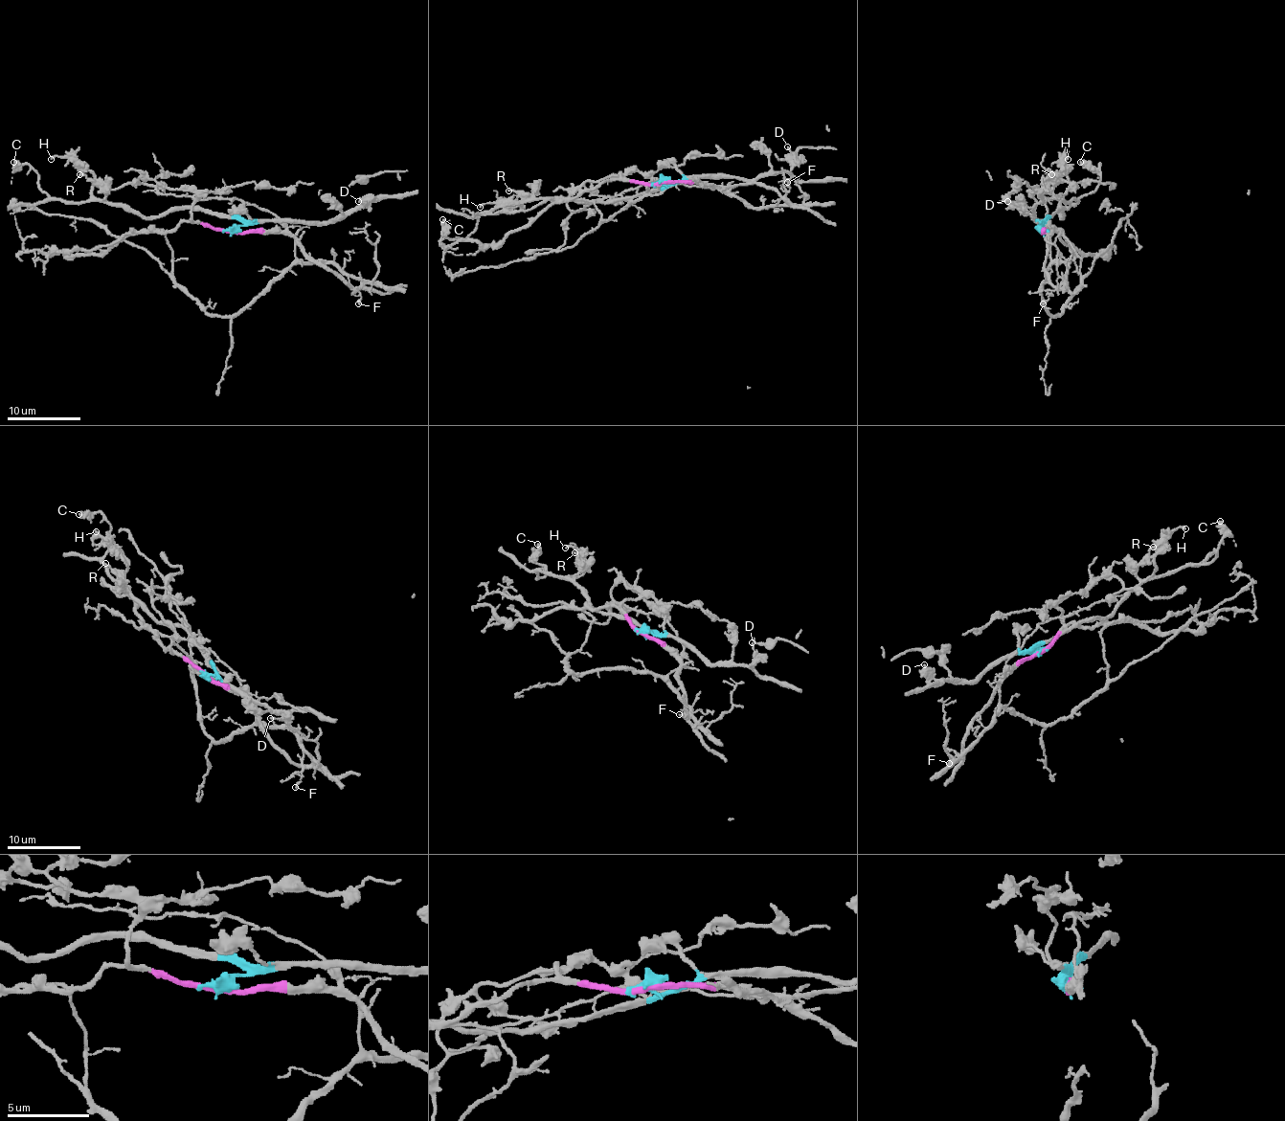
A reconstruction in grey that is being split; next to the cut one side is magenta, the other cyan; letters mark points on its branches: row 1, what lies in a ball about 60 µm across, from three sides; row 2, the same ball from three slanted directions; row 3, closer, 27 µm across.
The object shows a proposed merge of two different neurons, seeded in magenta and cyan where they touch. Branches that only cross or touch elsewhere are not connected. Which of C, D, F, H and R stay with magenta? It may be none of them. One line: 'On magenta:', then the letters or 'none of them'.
On magenta: F

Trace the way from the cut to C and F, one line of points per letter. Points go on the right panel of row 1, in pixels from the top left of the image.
C: (1044, 231), (1044, 223), (1058, 209), (1062, 216), (1062, 201), (1096, 187), (1100, 165), (1088, 168), (1080, 161)
F: (1044, 231), (1048, 255), (1044, 267), (1048, 279), (1056, 288), (1044, 304)

